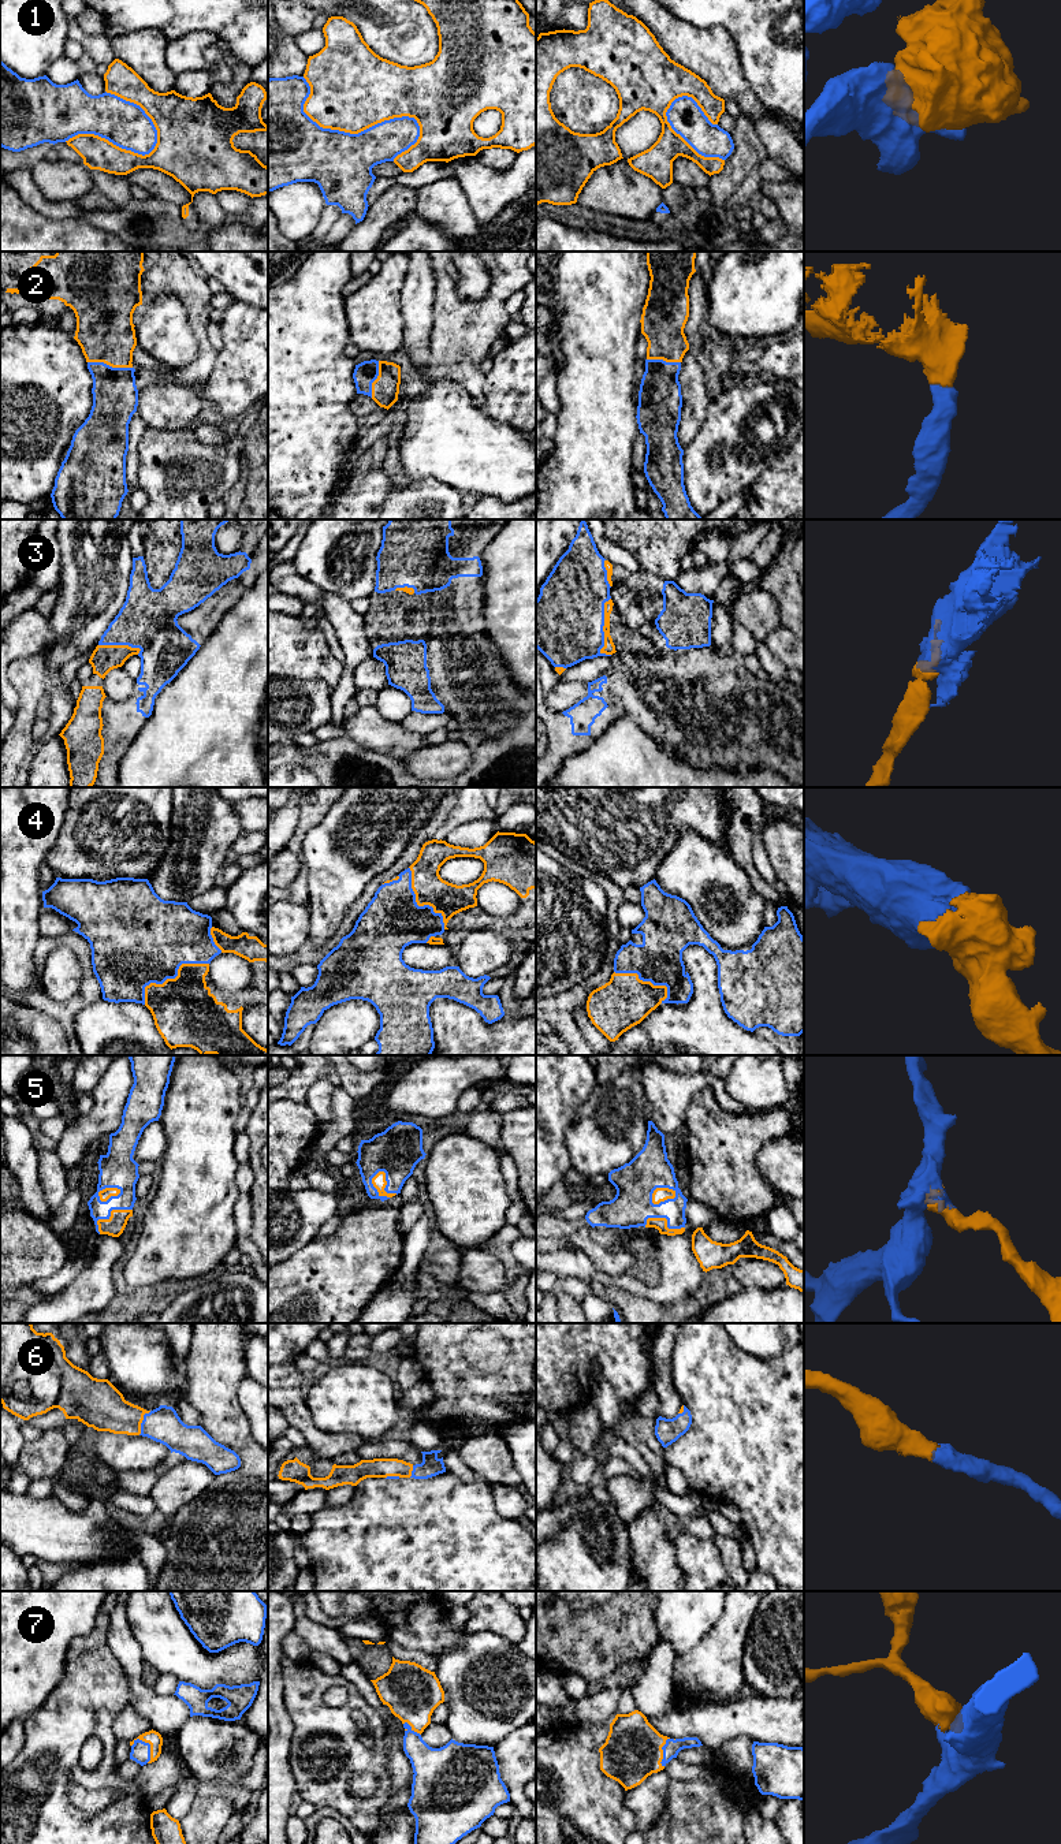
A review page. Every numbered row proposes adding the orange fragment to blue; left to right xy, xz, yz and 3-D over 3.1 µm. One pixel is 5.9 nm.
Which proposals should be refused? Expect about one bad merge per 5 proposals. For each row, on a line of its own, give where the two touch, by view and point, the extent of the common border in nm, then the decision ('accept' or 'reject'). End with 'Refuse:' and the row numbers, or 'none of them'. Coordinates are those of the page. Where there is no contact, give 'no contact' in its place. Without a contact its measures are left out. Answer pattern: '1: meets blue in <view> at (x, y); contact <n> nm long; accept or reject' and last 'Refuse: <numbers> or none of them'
1: meets blue in xz at (353, 134); contact 800 nm long; reject
2: meets blue in xy at (108, 365); contact 260 nm long; accept
3: meets blue in yz at (602, 628); contact 340 nm long; accept
4: meets blue in xy at (171, 978); contact 460 nm long; accept
5: meets blue in xz at (380, 1196); contact 180 nm long; accept
6: meets blue in xy at (142, 1422); contact 160 nm long; accept
7: meets blue in xy at (149, 1746); contact 170 nm long; accept
Refuse: 1

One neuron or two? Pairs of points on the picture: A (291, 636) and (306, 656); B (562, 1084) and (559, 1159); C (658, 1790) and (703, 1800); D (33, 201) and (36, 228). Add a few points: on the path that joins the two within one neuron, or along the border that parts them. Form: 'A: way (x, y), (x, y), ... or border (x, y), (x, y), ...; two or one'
A: way (293, 641), (301, 651); one
B: way (555, 1103), (555, 1140); one
C: border (672, 1780), (665, 1806), (654, 1822); two
D: border (14, 189), (37, 211), (51, 218), (66, 218); two

